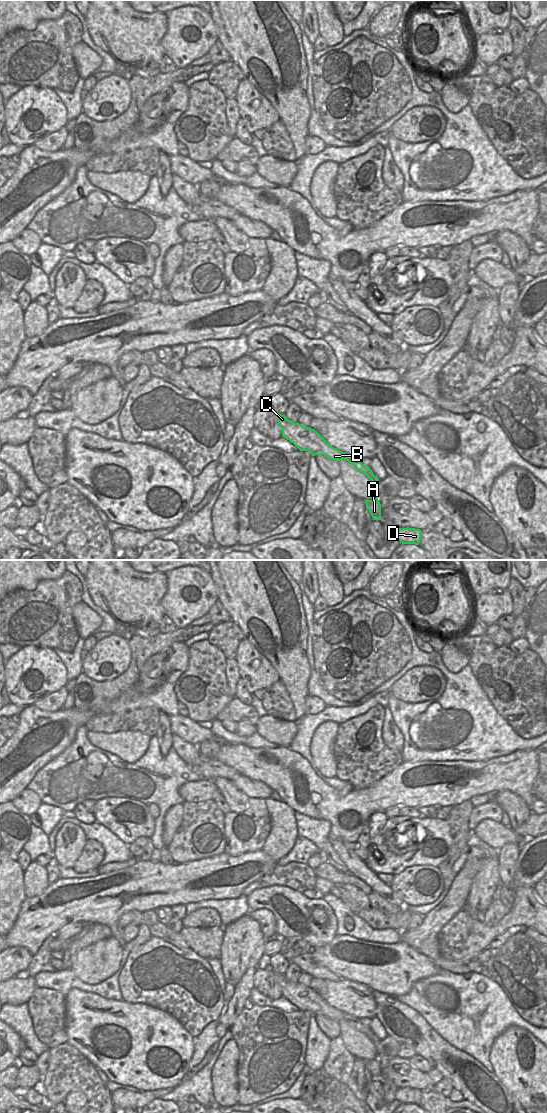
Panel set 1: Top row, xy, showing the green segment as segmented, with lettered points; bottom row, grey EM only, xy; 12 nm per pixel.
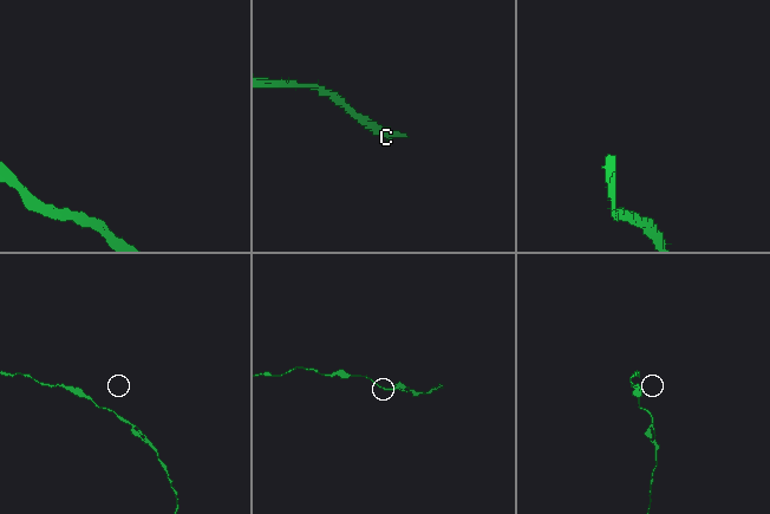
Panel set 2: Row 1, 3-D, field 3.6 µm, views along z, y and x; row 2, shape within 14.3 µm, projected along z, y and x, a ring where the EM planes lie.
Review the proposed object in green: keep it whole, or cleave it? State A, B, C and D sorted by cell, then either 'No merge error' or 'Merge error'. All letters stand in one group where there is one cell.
Groups: A B C D. No merge error.

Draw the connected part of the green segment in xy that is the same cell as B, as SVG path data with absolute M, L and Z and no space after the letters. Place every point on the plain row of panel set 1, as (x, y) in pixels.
M277 973L278 984L282 990L282 996L293 1003L300 1011L309 1011L312 1016L324 1015L330 1020L339 1022L347 1020L355 1029L364 1033L374 1044L379 1039L374 1035L370 1027L363 1025L359 1018L348 1015L338 1009L330 1006L326 1000L314 989L304 987L301 984L294 983L286 978L285 975Z

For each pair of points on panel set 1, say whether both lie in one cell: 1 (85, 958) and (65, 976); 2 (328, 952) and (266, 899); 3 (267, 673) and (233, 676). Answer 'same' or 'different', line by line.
1: different
2: different
3: different

